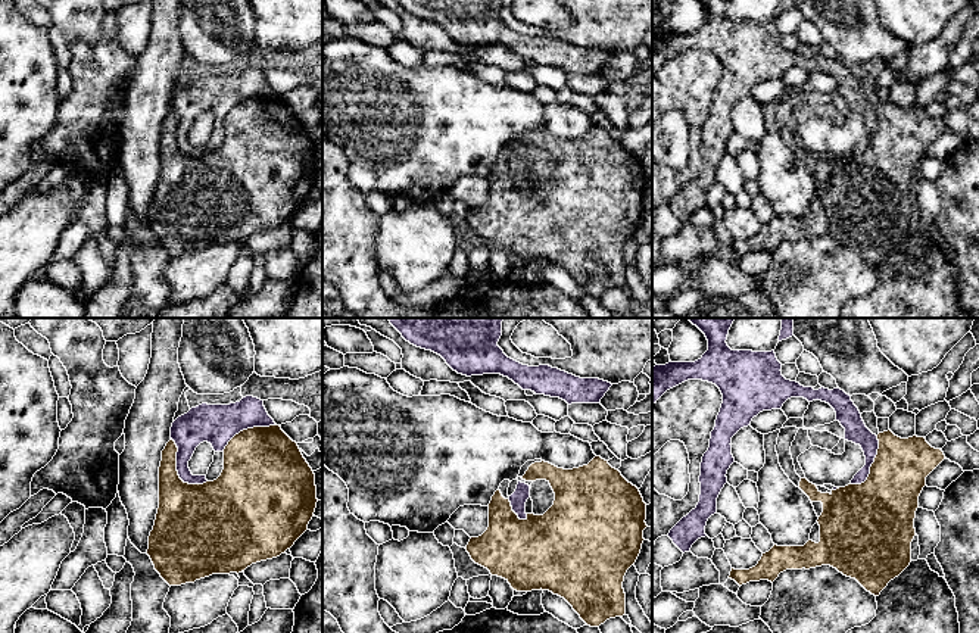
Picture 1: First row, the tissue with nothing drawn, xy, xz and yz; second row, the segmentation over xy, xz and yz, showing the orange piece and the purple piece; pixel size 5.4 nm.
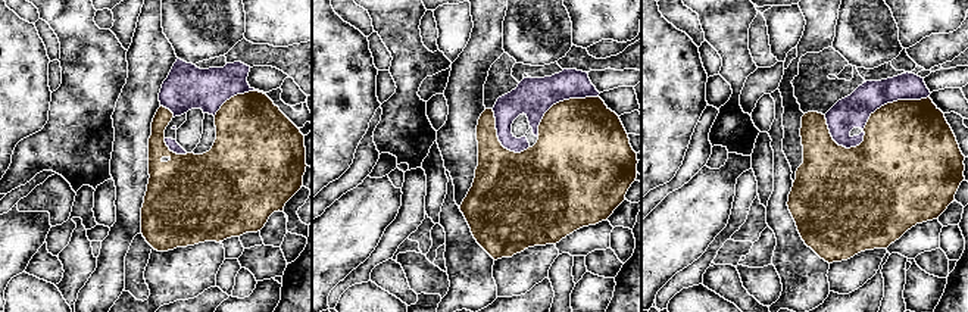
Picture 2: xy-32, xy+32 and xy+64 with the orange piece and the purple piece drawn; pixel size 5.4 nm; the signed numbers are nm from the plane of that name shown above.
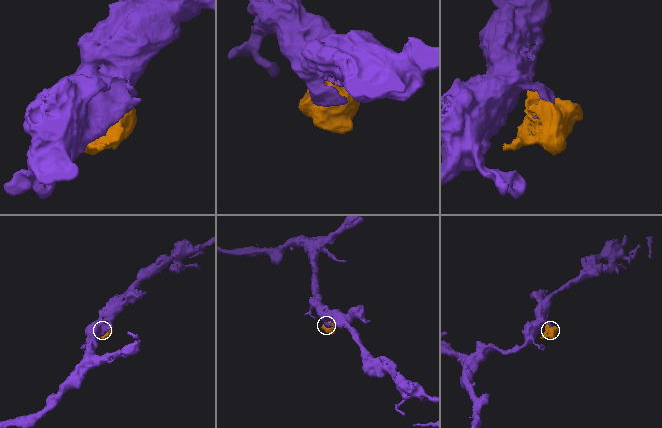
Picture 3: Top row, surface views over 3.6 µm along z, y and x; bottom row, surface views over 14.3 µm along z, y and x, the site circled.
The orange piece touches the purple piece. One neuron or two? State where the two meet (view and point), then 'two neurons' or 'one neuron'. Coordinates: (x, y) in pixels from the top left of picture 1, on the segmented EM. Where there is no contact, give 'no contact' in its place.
xy (175, 470) | one neuron

